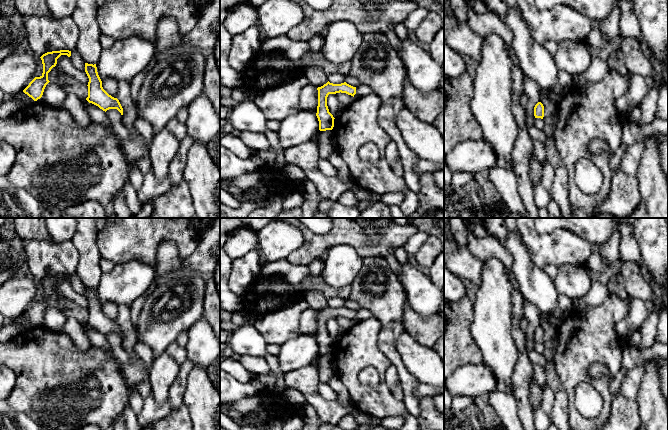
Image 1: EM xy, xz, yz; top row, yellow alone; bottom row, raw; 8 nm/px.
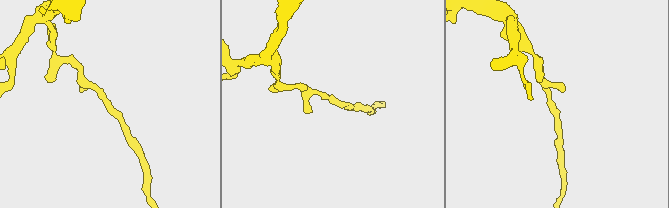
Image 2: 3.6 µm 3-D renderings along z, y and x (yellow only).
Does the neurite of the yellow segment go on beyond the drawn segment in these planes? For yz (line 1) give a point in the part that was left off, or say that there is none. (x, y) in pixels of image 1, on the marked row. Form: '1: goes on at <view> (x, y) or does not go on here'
1: does not go on here

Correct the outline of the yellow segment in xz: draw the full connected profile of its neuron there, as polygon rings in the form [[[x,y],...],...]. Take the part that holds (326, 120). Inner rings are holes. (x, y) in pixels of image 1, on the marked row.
[[[329,81],[321,87],[317,88],[318,90],[318,106],[316,116],[319,121],[319,130],[326,131],[332,130],[334,127],[334,117],[329,112],[327,106],[327,97],[329,94],[336,93],[346,93],[354,97],[356,94],[356,87],[353,87],[346,82],[341,84],[333,84]]]

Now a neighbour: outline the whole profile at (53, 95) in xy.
[[[50,81],[46,85],[42,97],[37,101],[34,101],[24,92],[22,92],[19,98],[16,98],[16,101],[18,101],[22,105],[22,107],[35,102],[42,102],[49,106],[61,107],[65,101],[66,96],[66,92],[62,89],[60,85],[56,83],[56,81]]]

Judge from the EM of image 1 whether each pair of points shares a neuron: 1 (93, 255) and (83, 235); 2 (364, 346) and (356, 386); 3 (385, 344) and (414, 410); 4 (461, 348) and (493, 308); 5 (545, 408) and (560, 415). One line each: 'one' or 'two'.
1: one
2: one
3: one
4: two
5: two

